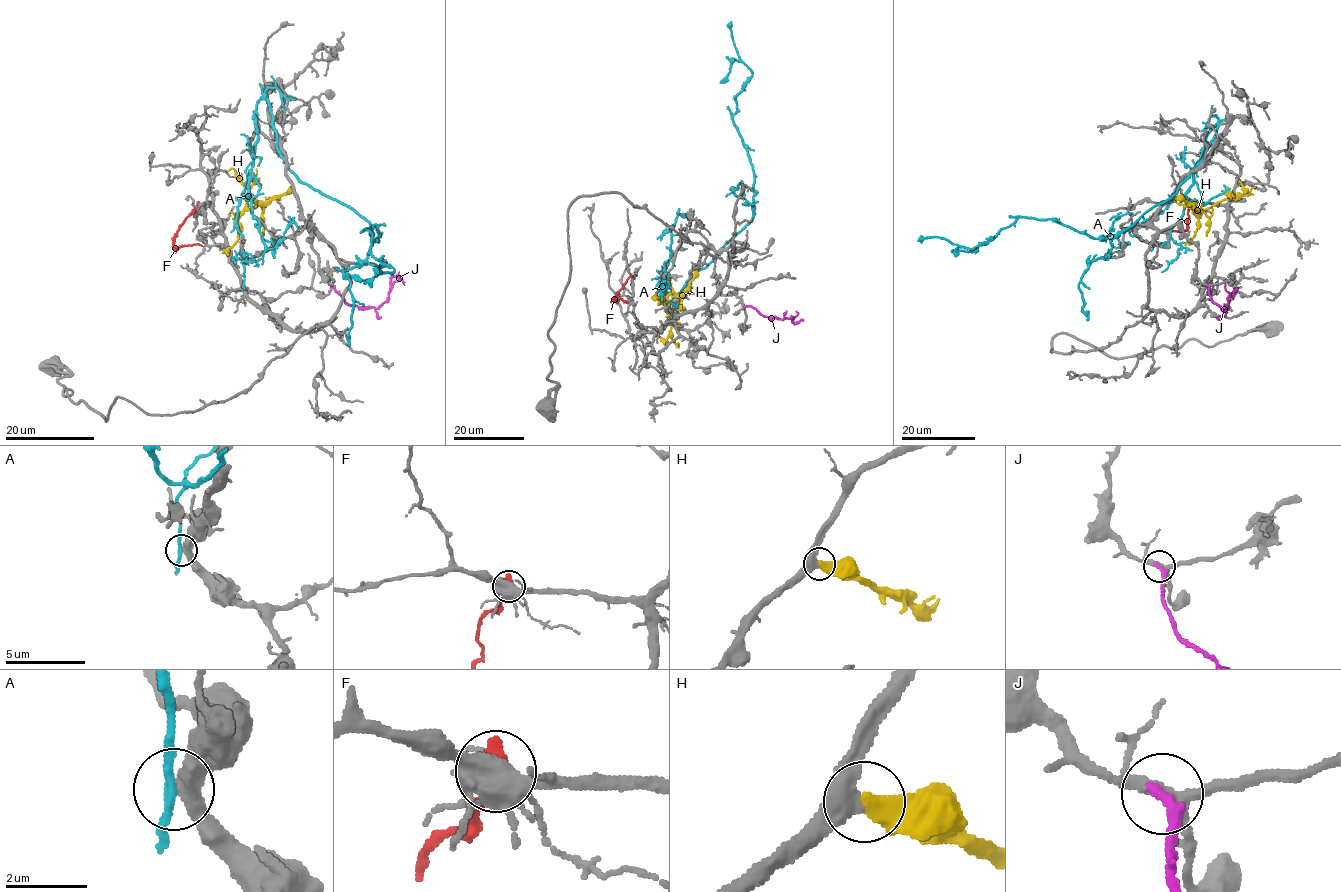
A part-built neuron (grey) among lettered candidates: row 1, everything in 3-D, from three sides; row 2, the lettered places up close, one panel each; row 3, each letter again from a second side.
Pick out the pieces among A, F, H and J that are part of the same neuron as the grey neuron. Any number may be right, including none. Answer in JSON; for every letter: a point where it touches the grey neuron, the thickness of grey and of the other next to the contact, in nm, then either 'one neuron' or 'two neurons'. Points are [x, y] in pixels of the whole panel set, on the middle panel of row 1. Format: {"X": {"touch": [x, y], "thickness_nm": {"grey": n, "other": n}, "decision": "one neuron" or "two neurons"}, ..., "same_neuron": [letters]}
{"A": {"touch": [670, 317], "thickness_nm": {"grey": 500, "other": 220}, "decision": "two neurons"}, "F": {"touch": [628, 302], "thickness_nm": {"grey": 460, "other": 480}, "decision": "two neurons"}, "H": {"touch": [696, 268], "thickness_nm": {"grey": 400, "other": 440}, "decision": "one neuron"}, "J": {"touch": [743, 305], "thickness_nm": {"grey": 240, "other": 320}, "decision": "two neurons"}, "same_neuron": ["H"]}

